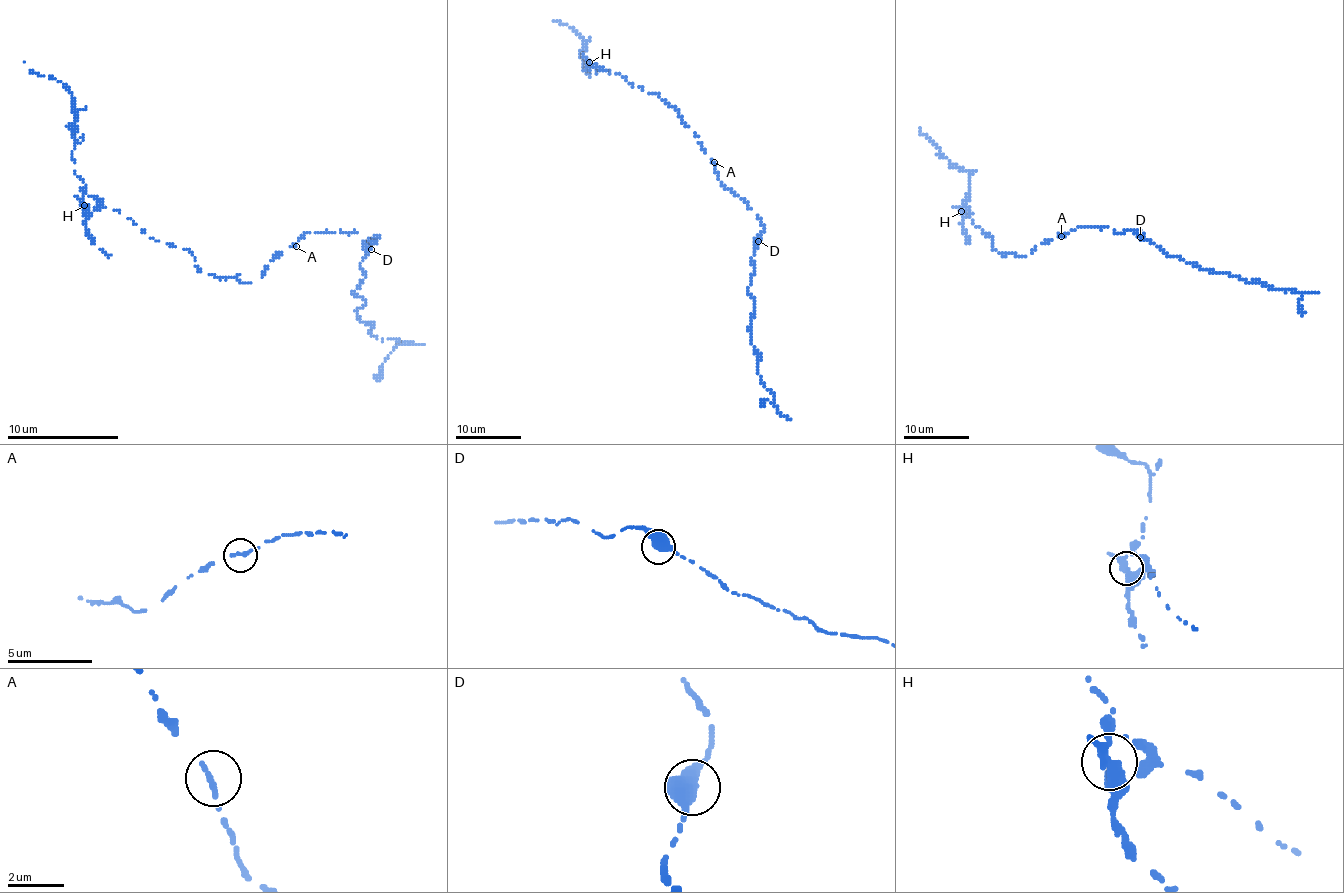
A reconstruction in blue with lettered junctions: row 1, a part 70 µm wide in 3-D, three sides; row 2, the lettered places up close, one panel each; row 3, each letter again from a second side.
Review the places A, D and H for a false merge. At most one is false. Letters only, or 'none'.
H

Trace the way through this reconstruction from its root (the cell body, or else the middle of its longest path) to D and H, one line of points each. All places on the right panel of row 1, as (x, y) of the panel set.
D: (1061, 236), (1077, 227), (1108, 227), (1120, 234), (1133, 229), (1140, 237)
H: (1061, 236), (1049, 239), (1024, 257), (1001, 254), (992, 247), (992, 237), (973, 223), (965, 204), (962, 211)

